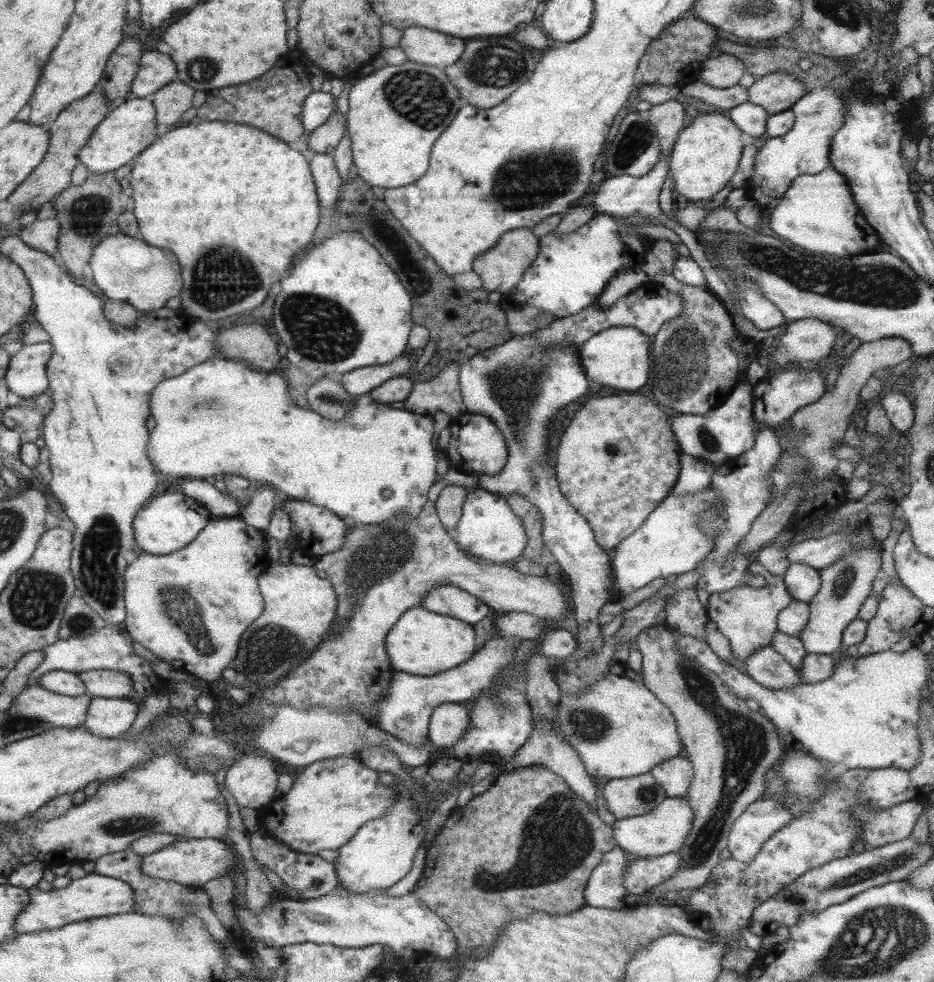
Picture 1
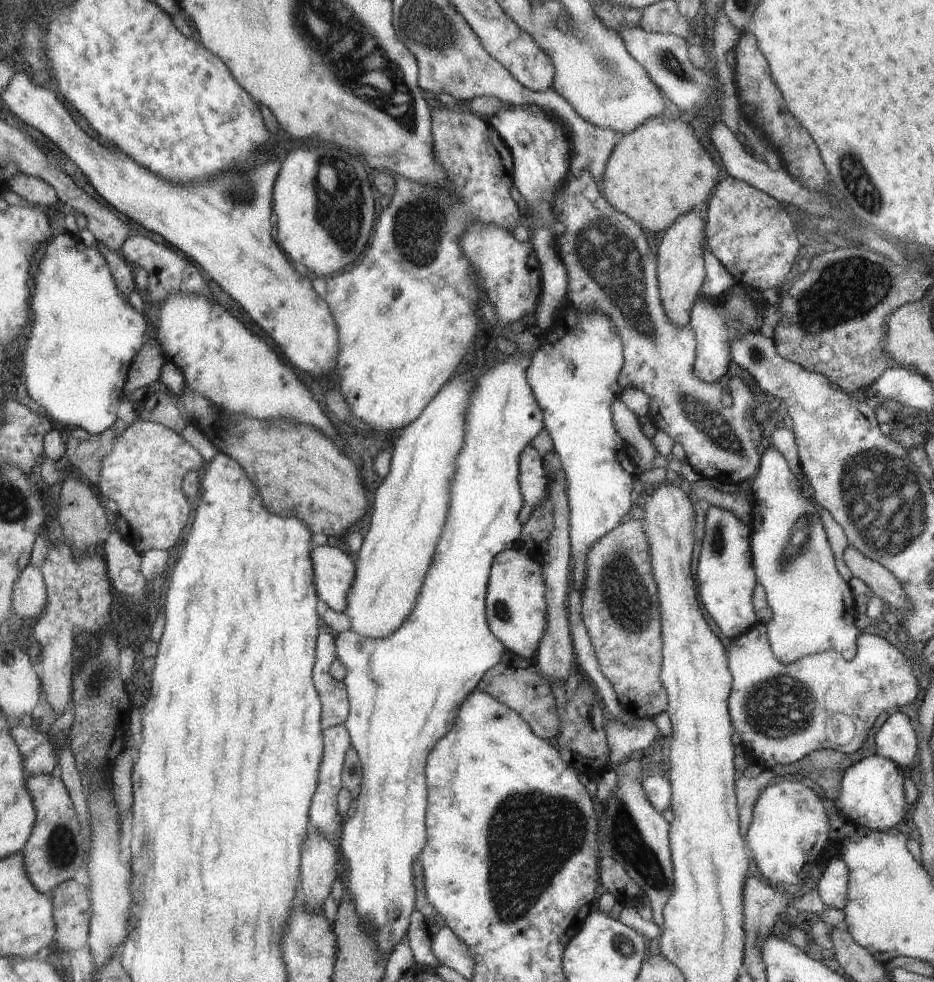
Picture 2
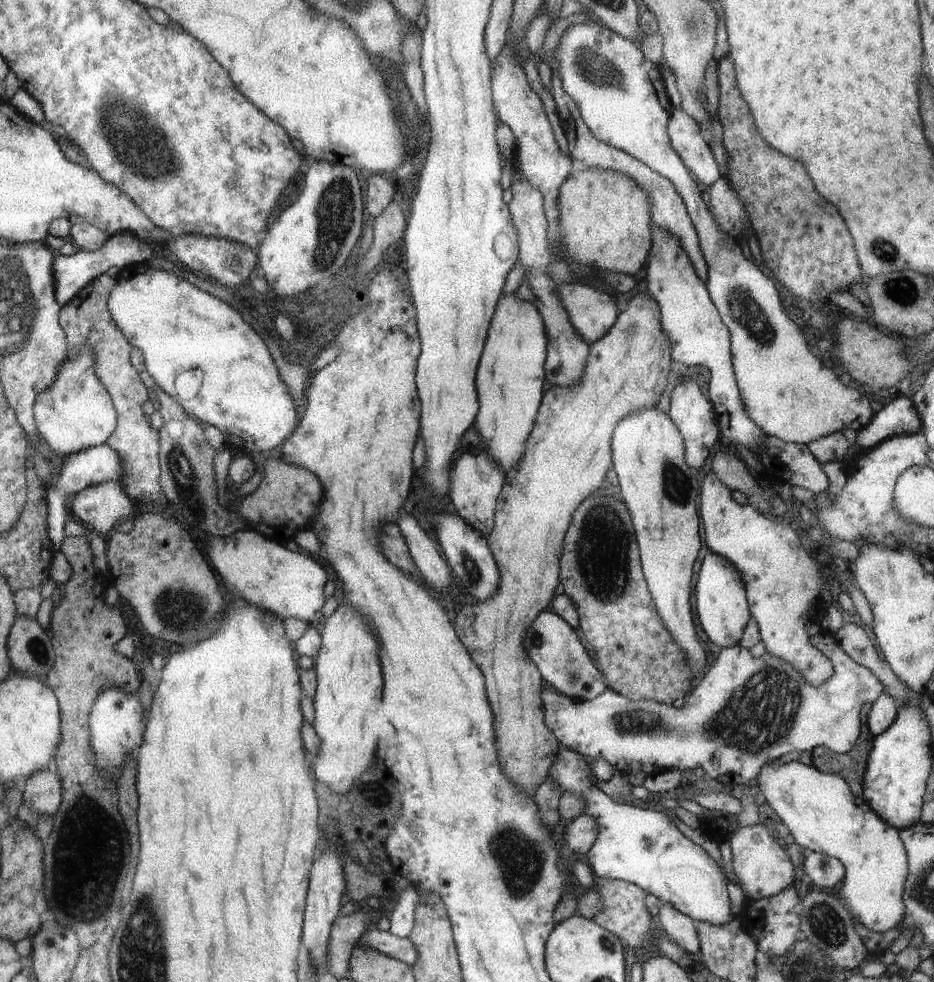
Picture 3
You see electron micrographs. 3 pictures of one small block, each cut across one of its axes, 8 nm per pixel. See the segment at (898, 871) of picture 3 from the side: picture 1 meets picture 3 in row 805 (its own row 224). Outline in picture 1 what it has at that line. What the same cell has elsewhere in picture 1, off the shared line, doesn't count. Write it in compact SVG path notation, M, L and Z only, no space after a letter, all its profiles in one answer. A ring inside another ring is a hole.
M824 169L816 174L796 177L770 209L770 230L794 245L798 250L817 253L818 255L835 255L842 259L874 252L881 248L883 240L878 232L858 214L854 206L853 194L846 178L836 170Z

